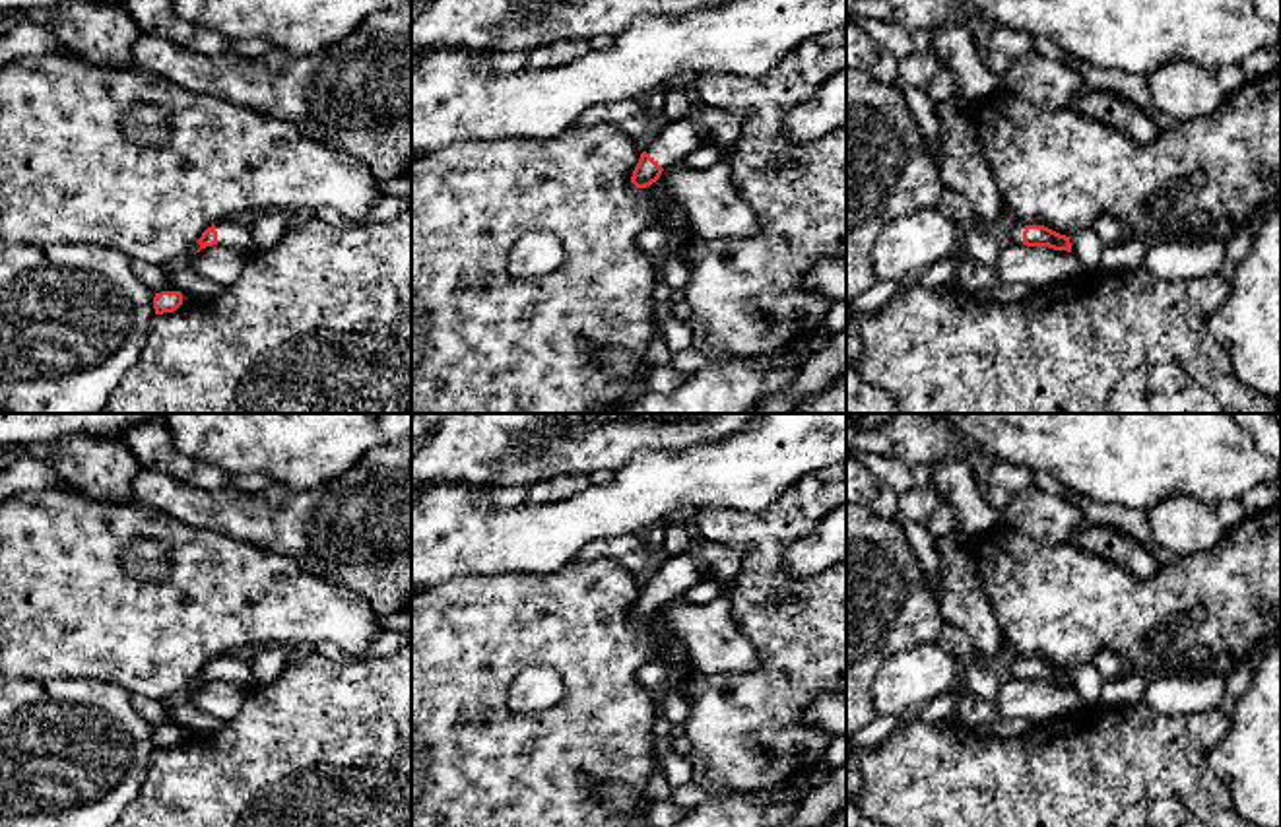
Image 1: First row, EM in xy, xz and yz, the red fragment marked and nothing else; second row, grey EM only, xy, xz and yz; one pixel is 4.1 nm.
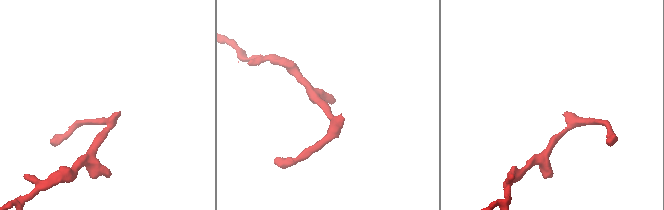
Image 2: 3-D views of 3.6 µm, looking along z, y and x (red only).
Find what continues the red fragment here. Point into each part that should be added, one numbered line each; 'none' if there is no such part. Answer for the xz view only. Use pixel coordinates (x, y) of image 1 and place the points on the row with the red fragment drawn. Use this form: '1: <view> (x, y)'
1: xz (678, 138)

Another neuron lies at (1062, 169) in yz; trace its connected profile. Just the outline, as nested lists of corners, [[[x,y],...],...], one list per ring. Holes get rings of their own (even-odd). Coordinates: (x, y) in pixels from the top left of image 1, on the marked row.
[[[1281,68],[1225,95],[1211,116],[1178,122],[1151,144],[1137,144],[1073,107],[1042,113],[1003,87],[992,99],[972,101],[972,118],[1005,214],[1019,225],[1044,225],[1071,237],[1095,229],[1100,215],[1114,215],[1124,235],[1180,239],[1203,235],[1223,219],[1236,227],[1262,202],[1281,202]],[[1194,173],[1205,177],[1203,188],[1178,196],[1163,217],[1151,217],[1149,202],[1176,190]]]

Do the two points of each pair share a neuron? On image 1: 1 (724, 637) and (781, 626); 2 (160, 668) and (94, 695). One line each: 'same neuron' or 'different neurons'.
1: different neurons
2: different neurons

